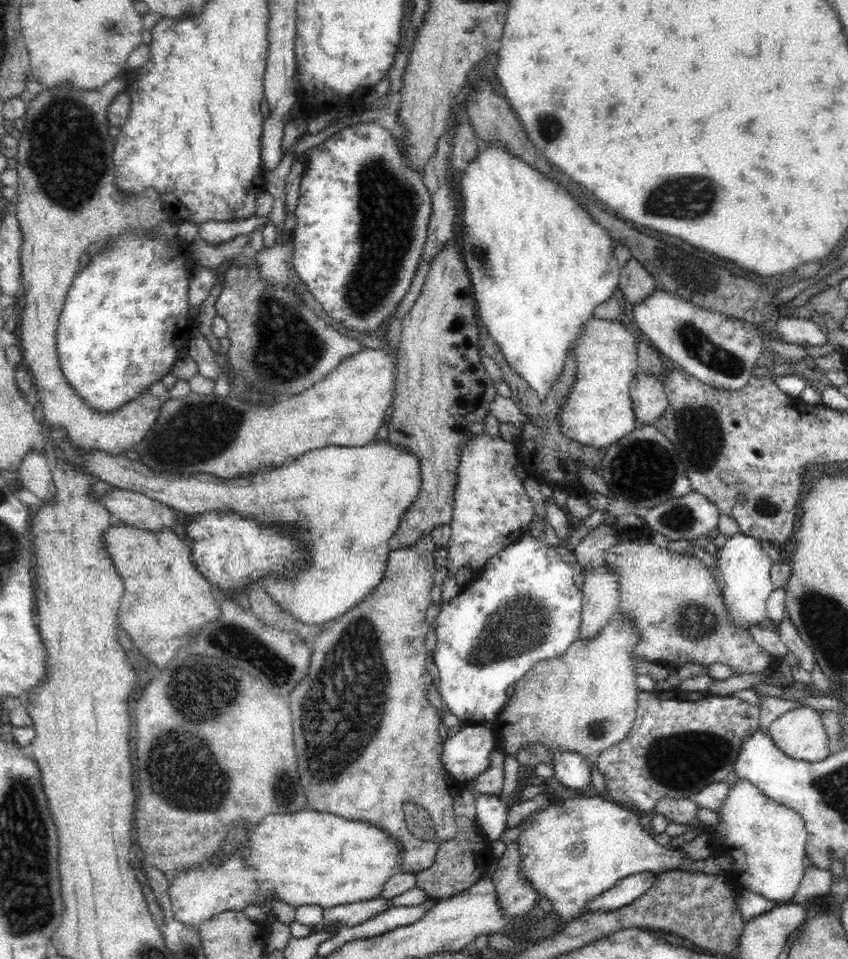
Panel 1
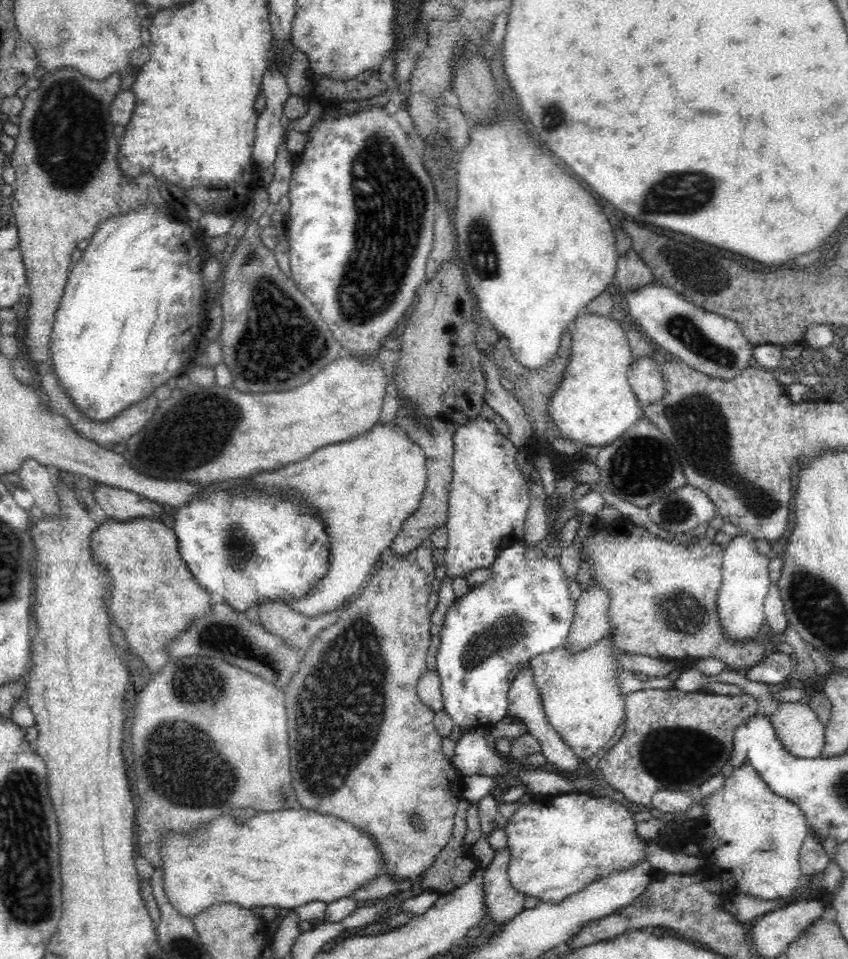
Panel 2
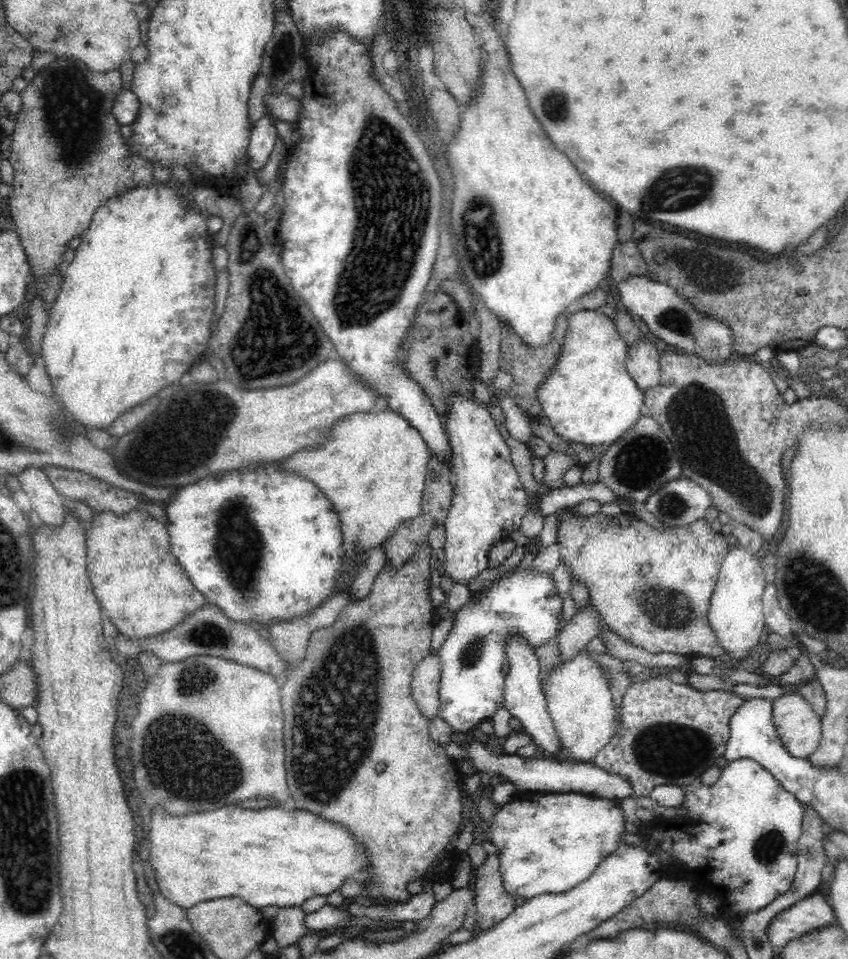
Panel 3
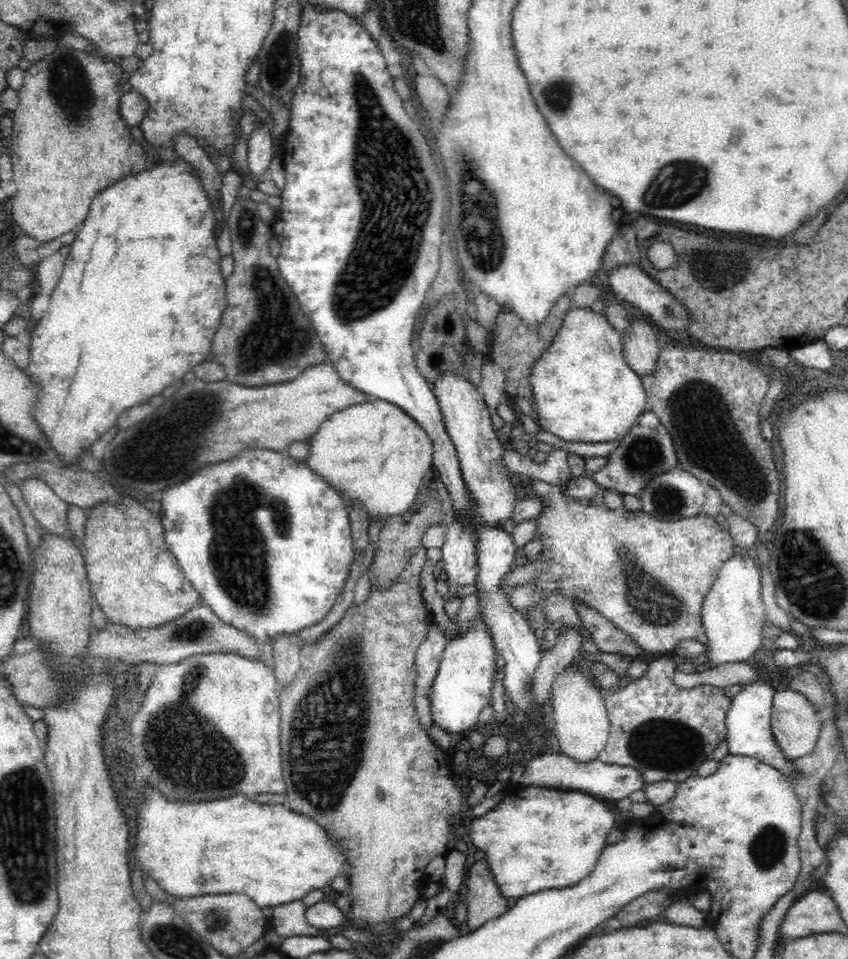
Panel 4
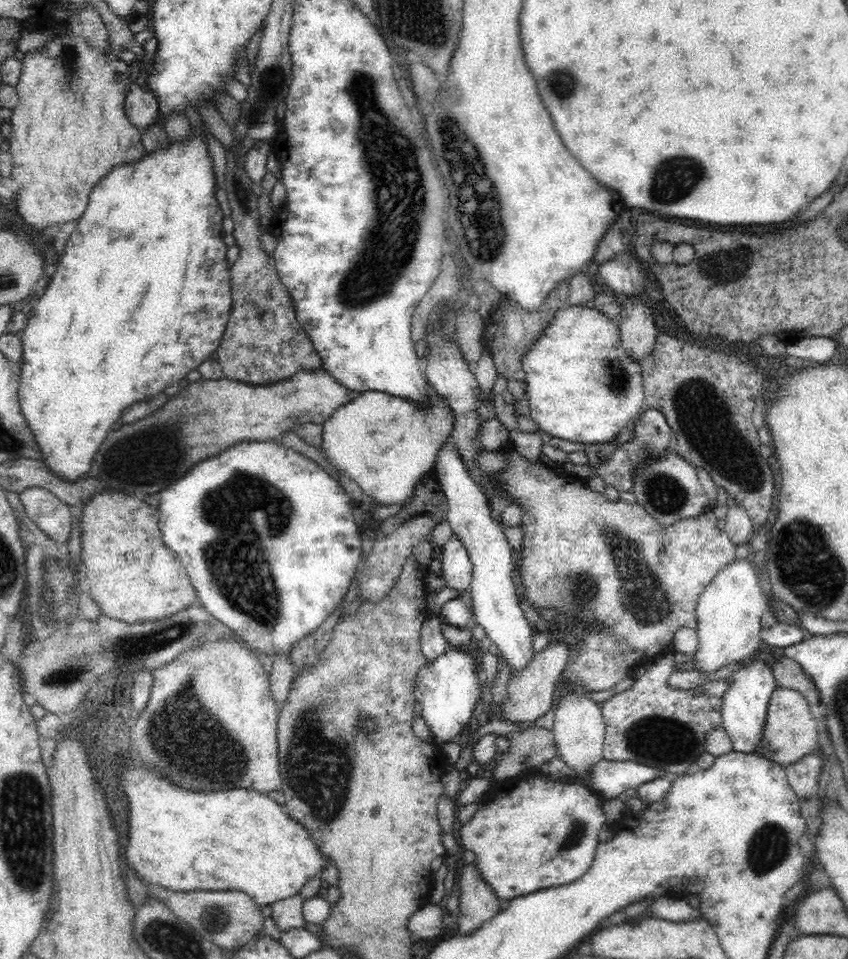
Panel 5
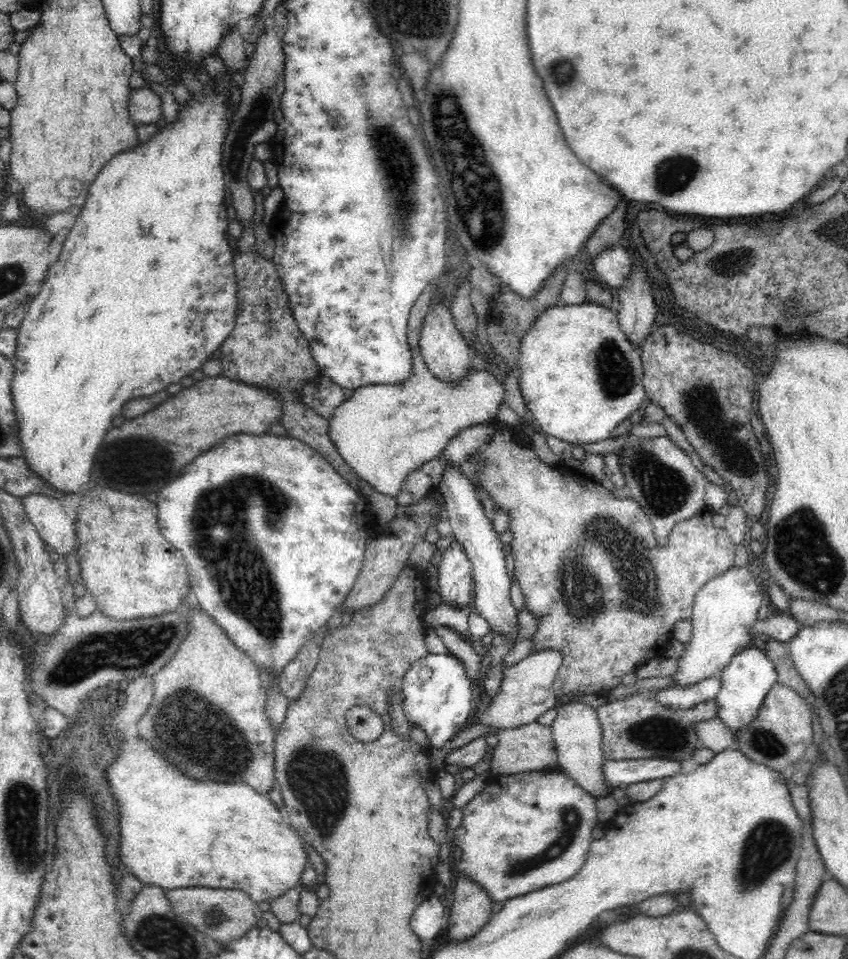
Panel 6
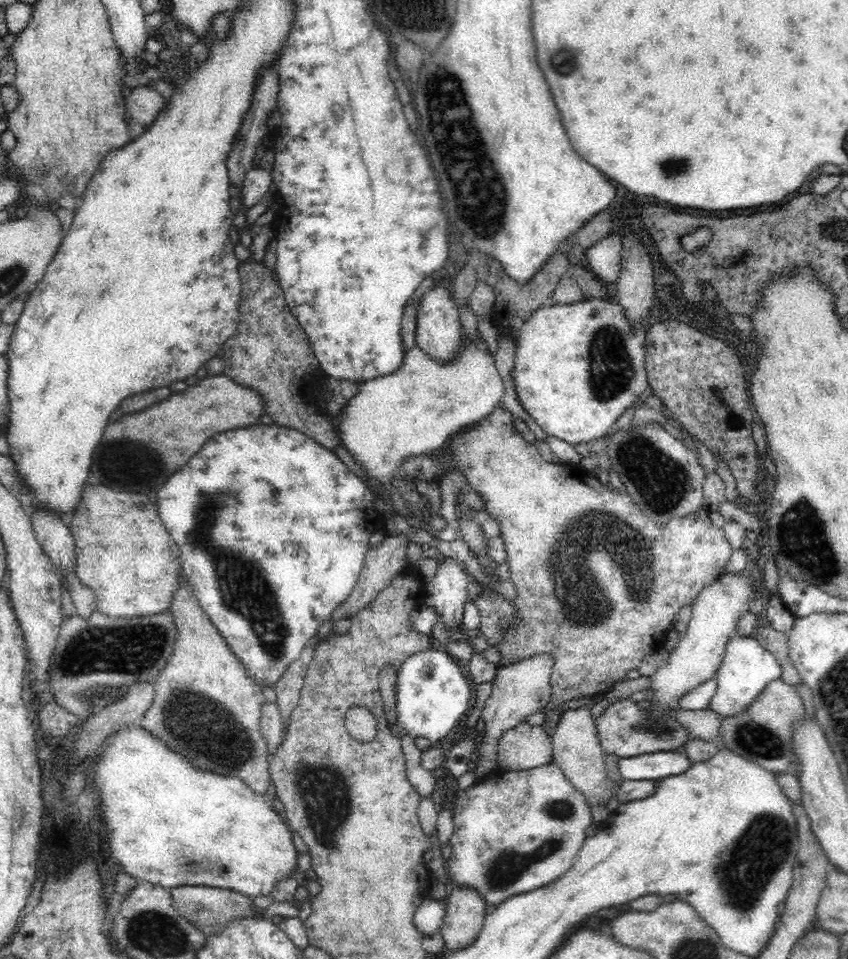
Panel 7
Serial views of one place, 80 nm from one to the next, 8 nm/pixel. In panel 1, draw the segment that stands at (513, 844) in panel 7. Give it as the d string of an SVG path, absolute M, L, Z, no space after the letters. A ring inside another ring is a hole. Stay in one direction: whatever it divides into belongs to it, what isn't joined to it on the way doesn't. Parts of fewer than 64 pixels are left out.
M598 795L594 798L564 800L530 815L534 818L534 824L530 824L530 828L526 828L517 841L522 855L521 874L533 883L541 896L554 902L553 910L558 917L556 933L578 917L590 902L594 902L594 898L604 896L622 878L641 872L658 876L670 871L691 870L686 867L692 868L699 861L680 849L671 850L656 843L650 832L640 824L640 816Z

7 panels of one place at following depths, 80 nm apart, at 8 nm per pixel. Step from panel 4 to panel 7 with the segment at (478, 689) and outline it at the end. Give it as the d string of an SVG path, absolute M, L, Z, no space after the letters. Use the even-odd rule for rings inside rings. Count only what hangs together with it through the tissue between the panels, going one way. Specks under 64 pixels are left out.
M433 648L426 649L423 653L414 653L408 657L404 664L397 670L396 692L398 693L396 704L396 712L398 713L399 728L406 730L412 738L421 736L427 738L431 743L446 738L458 722L468 715L468 704L470 704L470 688L466 677L462 675L460 667L456 664L454 659L444 650L435 650Z

